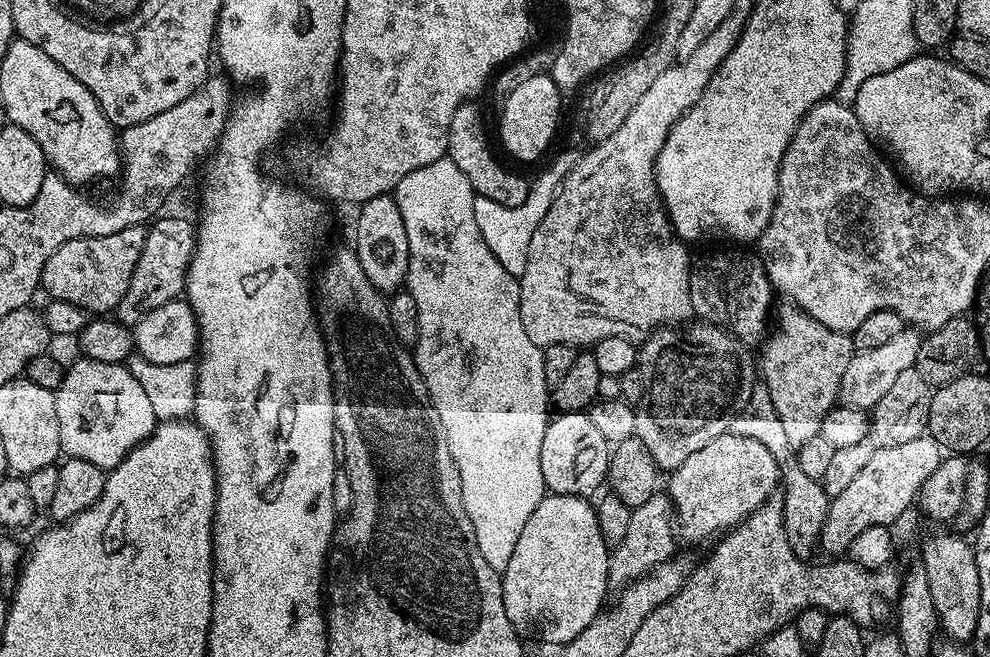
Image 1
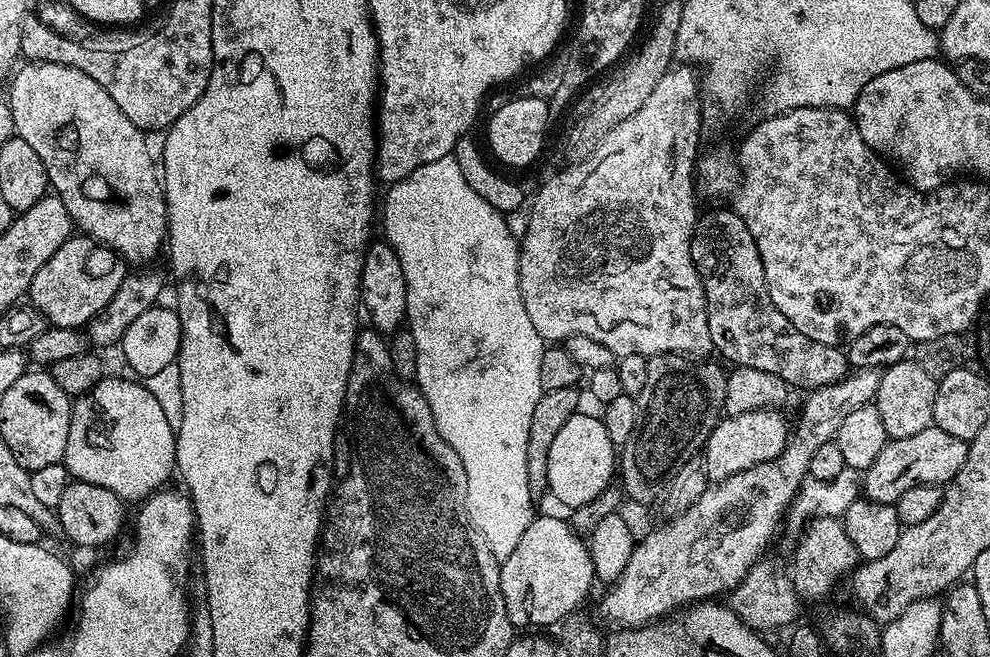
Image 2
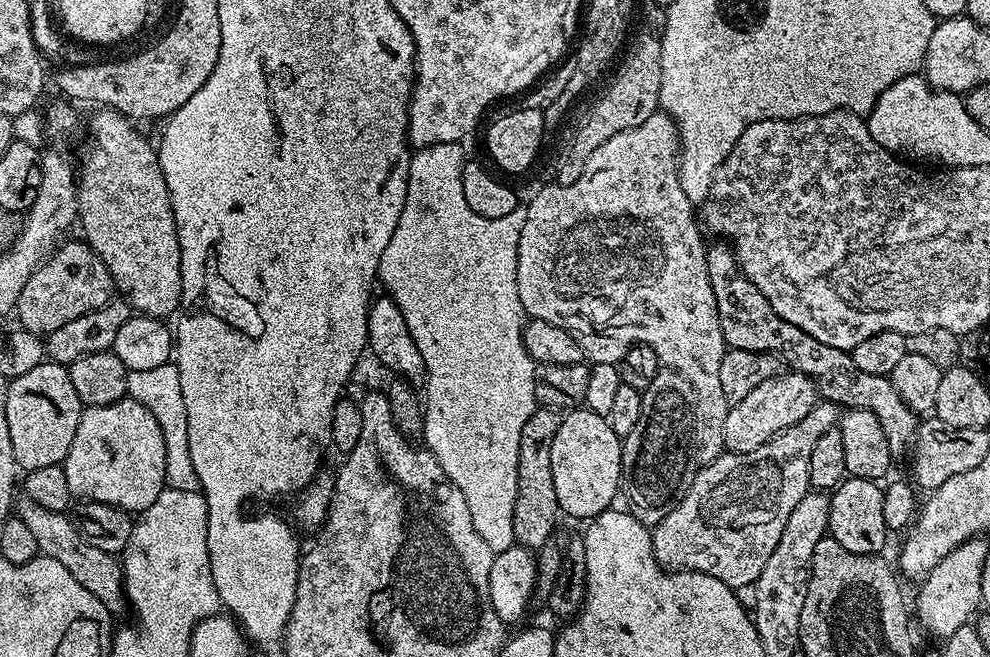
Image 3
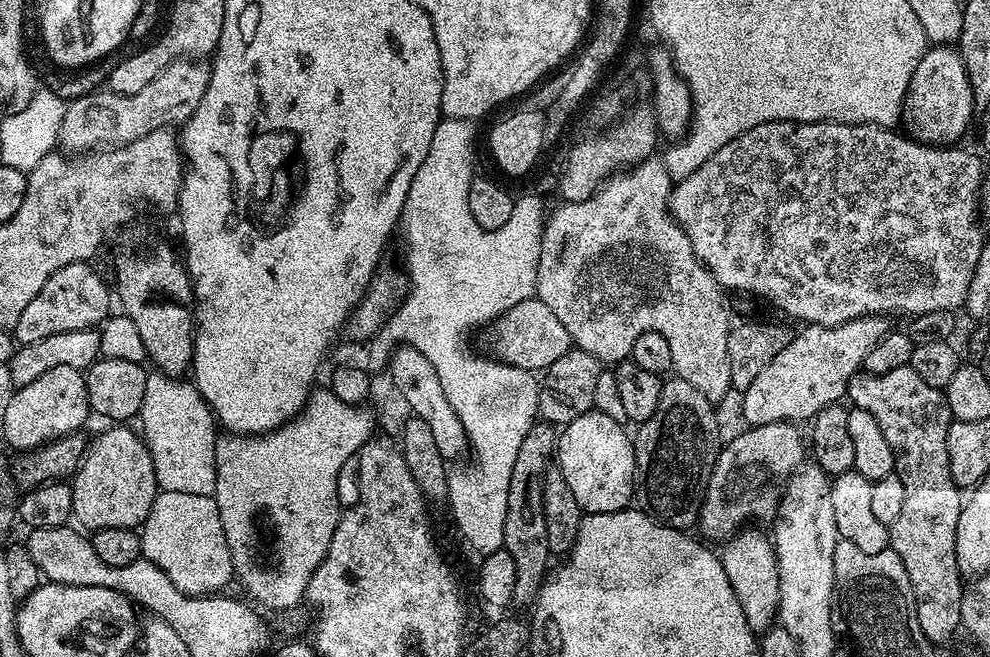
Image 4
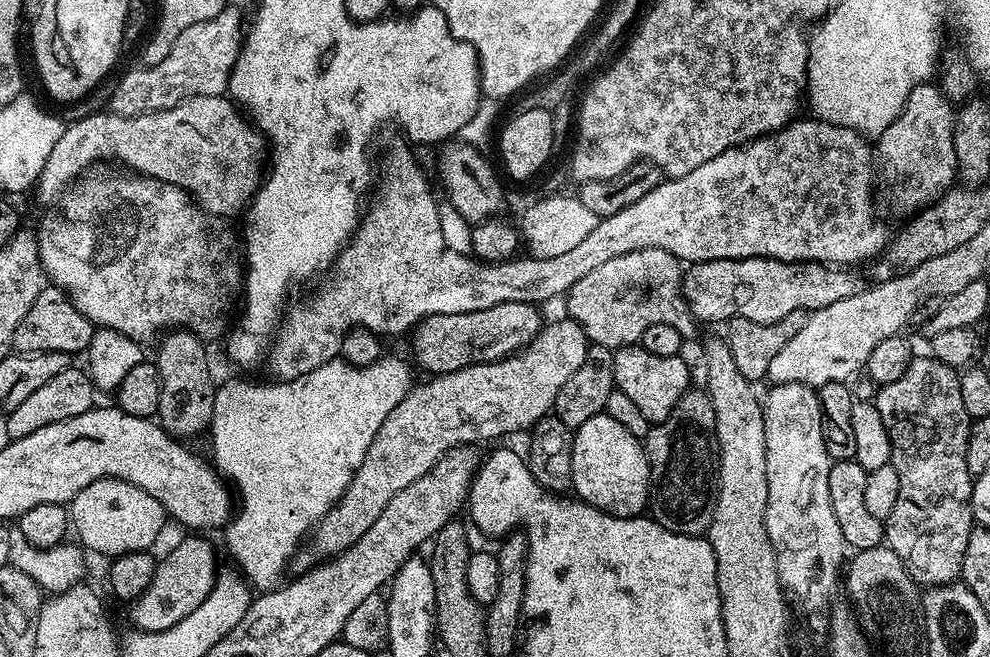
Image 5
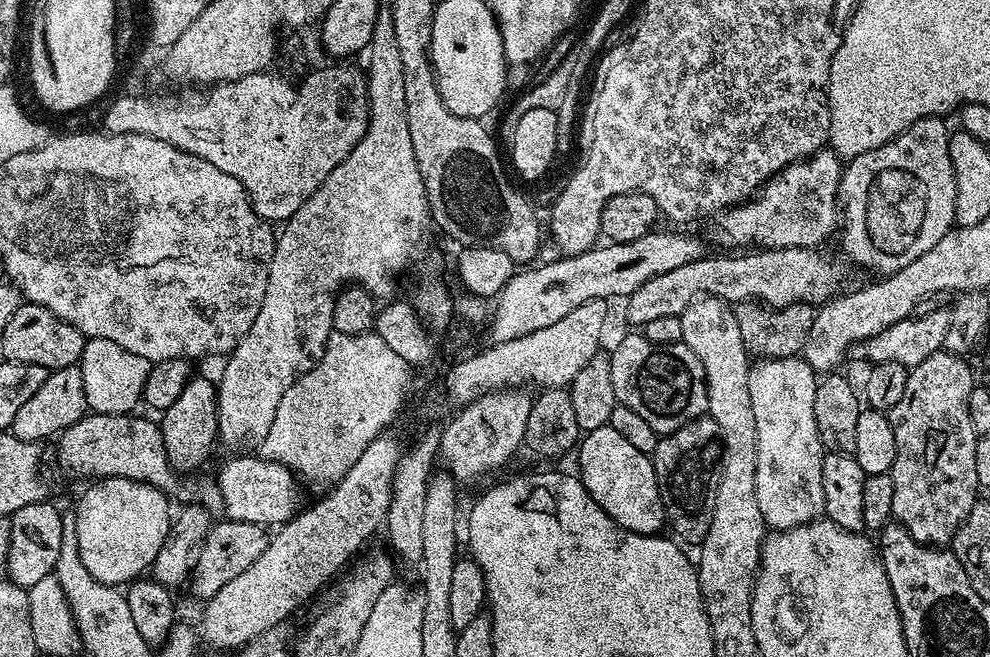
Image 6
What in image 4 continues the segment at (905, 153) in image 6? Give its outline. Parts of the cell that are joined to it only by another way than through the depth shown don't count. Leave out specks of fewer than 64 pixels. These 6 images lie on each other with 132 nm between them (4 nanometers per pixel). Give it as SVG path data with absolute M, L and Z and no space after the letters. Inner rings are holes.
M932 46L914 66L908 93L902 101L902 124L921 144L952 146L964 136L972 120L972 91L959 51L952 46Z

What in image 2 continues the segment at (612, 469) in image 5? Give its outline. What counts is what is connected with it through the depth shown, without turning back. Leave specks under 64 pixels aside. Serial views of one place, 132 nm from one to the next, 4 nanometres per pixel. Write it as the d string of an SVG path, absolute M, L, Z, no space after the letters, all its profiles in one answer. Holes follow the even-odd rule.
M584 410L577 411L575 416L558 430L554 443L550 445L550 458L546 458L546 474L548 475L547 491L560 504L565 504L568 510L582 506L586 502L594 502L602 490L606 490L613 483L614 473L618 468L618 452L610 442L610 434L606 434L606 426L599 415L587 416Z

